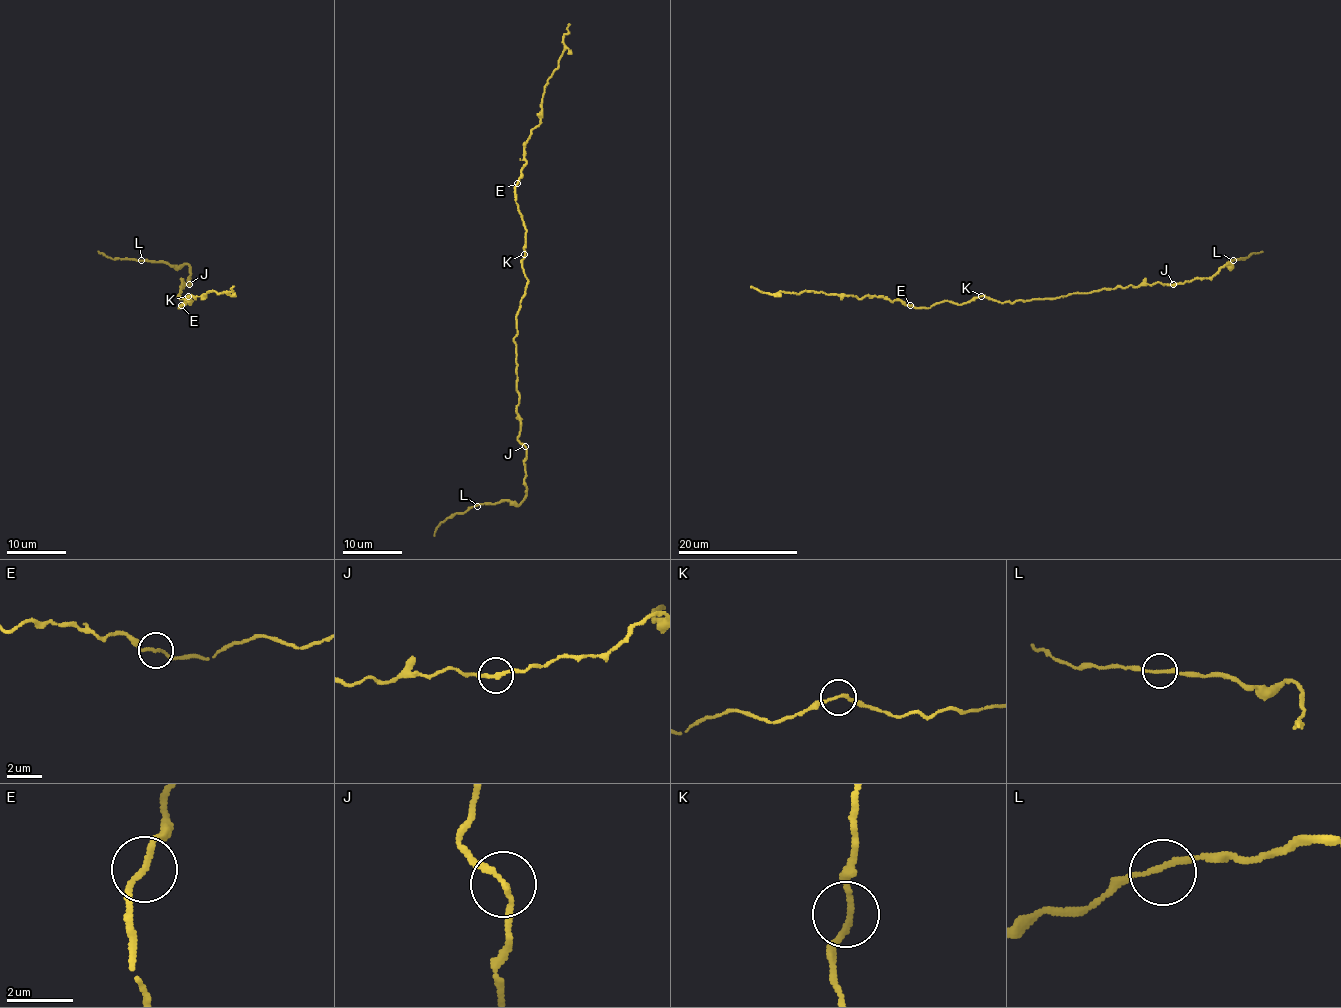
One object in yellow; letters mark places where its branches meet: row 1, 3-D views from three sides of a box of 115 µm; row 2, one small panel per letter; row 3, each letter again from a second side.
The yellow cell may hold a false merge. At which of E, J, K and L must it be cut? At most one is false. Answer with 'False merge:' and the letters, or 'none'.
False merge: none

